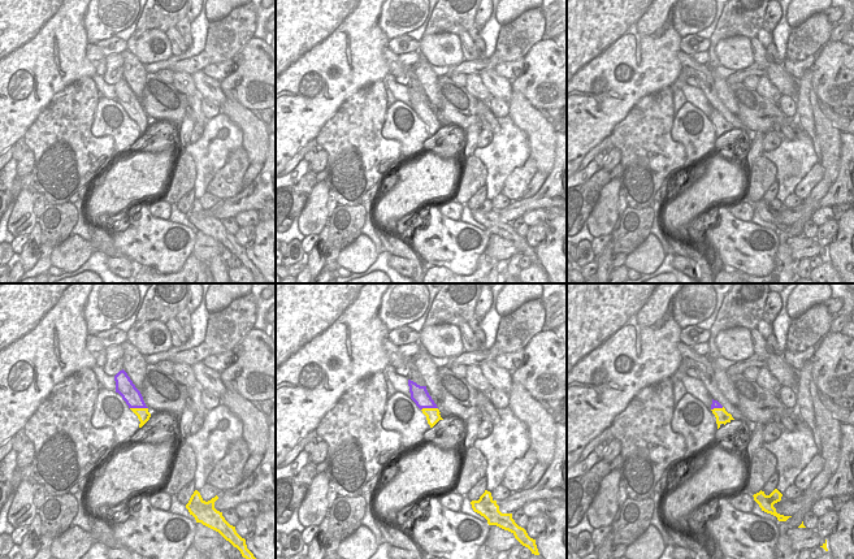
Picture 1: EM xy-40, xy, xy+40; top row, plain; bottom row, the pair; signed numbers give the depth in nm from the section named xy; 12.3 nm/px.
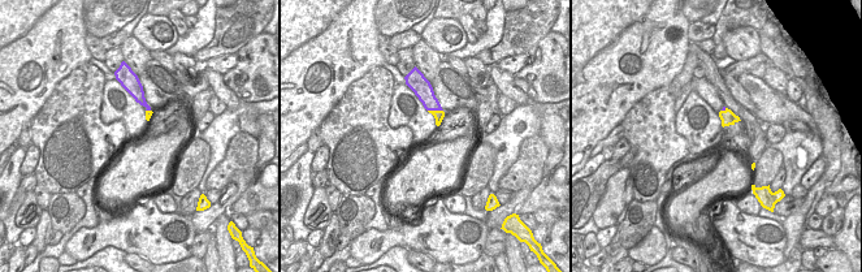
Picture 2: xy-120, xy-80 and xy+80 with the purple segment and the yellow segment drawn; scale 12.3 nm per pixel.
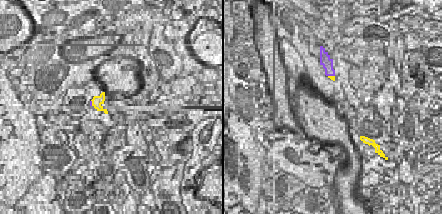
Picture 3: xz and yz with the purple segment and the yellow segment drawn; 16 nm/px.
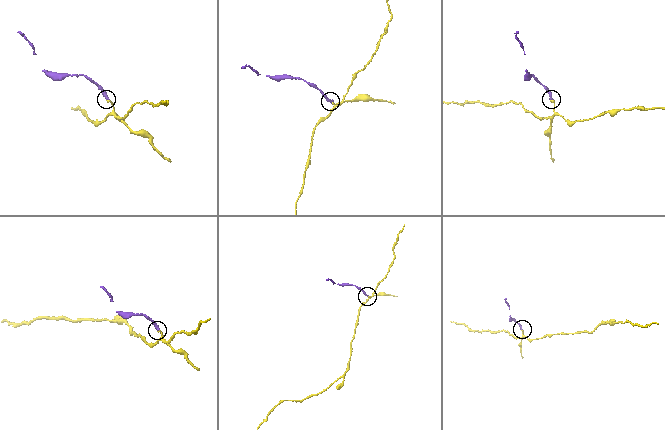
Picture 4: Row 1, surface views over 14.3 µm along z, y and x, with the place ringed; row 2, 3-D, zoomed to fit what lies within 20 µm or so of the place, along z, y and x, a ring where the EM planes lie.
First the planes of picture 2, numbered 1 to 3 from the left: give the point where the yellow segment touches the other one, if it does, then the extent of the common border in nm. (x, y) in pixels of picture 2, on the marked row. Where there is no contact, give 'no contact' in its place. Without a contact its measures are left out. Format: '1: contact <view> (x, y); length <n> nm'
1: contact xy-120 (148, 109); length 70 nm
2: contact xy-80 (436, 109); length 190 nm
3: contact xy+80 (723, 109); length 70 nm

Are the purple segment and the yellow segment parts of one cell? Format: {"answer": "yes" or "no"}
{"answer": "no"}

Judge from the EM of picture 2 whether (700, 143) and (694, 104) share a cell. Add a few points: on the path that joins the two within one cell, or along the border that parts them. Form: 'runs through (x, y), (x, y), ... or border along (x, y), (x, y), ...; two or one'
runs through (700, 134), (696, 113); one

